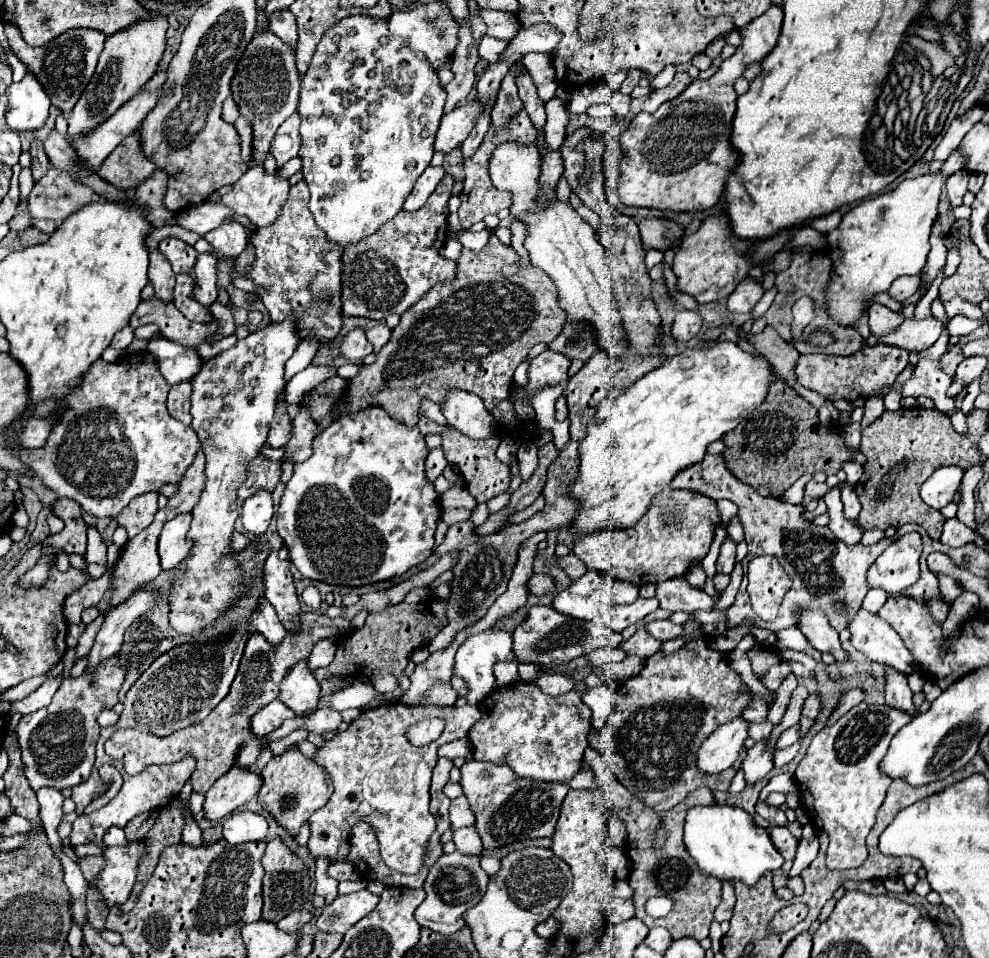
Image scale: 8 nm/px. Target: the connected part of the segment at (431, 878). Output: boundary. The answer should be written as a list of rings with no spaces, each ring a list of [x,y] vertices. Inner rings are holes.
[[[454,851],[454,853],[444,853],[428,869],[428,877],[424,881],[426,899],[414,913],[420,927],[428,927],[440,935],[450,935],[464,927],[462,915],[484,897],[490,879],[486,871],[480,867],[480,859],[482,855],[464,855],[460,851]]]

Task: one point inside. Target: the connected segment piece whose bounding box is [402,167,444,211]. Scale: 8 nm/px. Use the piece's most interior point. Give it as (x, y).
(429, 179)

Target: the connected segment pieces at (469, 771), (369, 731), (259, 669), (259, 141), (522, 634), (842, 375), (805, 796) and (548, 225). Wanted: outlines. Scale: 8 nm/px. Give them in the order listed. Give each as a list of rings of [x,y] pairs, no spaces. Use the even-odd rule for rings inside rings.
[[[466,761],[460,767],[460,785],[476,815],[476,831],[482,839],[484,851],[494,851],[498,847],[550,837],[554,833],[556,821],[560,817],[560,805],[570,791],[568,783],[546,783],[538,779],[516,777],[508,765]]]
[[[390,703],[362,711],[346,731],[336,733],[330,741],[318,747],[312,761],[330,773],[334,793],[330,801],[308,819],[310,839],[306,847],[314,861],[318,857],[326,857],[330,863],[346,859],[350,847],[350,831],[364,819],[376,831],[384,863],[390,869],[406,875],[416,873],[426,855],[424,845],[428,843],[436,825],[428,811],[430,777],[438,759],[436,749],[448,741],[468,737],[468,731],[476,719],[480,719],[480,711],[478,707],[470,705],[408,707],[402,703]],[[426,717],[444,719],[444,733],[424,747],[414,747],[406,739],[406,729]]]
[[[442,555],[442,559],[430,567],[424,569],[420,573],[416,573],[410,579],[404,579],[402,583],[386,589],[386,591],[372,591],[360,597],[360,601],[352,607],[346,607],[338,619],[330,619],[328,615],[322,613],[302,612],[300,626],[302,631],[298,635],[286,635],[284,643],[278,647],[278,651],[272,651],[272,647],[268,647],[268,641],[256,633],[248,639],[236,679],[230,687],[230,693],[222,699],[220,707],[216,707],[202,723],[194,723],[186,729],[174,731],[168,737],[156,737],[152,733],[142,733],[138,729],[118,729],[112,733],[112,737],[106,741],[104,749],[108,751],[108,755],[112,759],[120,759],[124,763],[124,769],[130,775],[140,773],[146,765],[166,765],[166,763],[174,763],[180,761],[184,755],[192,755],[196,759],[196,771],[192,773],[192,789],[196,793],[206,793],[212,783],[224,775],[224,771],[220,771],[220,767],[224,767],[224,763],[232,763],[232,755],[236,755],[236,743],[240,743],[240,739],[248,739],[248,719],[252,719],[252,713],[256,713],[260,707],[264,707],[264,703],[270,703],[272,699],[276,699],[276,691],[280,681],[284,679],[284,675],[290,671],[290,667],[296,663],[296,659],[304,659],[308,657],[314,645],[328,639],[328,637],[340,637],[342,633],[348,631],[350,627],[350,619],[354,619],[354,615],[358,615],[360,611],[384,611],[390,605],[398,605],[406,593],[414,587],[428,587],[440,573],[448,571],[452,567],[452,563],[456,563],[456,557],[452,555]]]
[[[270,31],[256,33],[236,65],[230,89],[240,115],[252,125],[252,165],[264,165],[274,133],[298,107],[300,73],[296,69],[296,51]]]
[[[534,605],[528,609],[526,619],[514,629],[514,665],[532,663],[532,665],[562,665],[580,655],[586,655],[596,649],[614,649],[620,647],[622,635],[604,627],[602,623],[580,621],[568,615],[558,613],[550,605]]]
[[[866,345],[856,355],[850,357],[830,357],[830,355],[800,355],[794,367],[794,375],[798,383],[806,389],[820,393],[822,397],[836,401],[846,399],[854,401],[860,397],[868,397],[868,393],[878,391],[880,387],[890,387],[898,377],[898,367],[908,365],[908,353],[898,351],[898,347],[888,345]]]
[[[866,701],[852,707],[844,717],[840,717],[832,727],[824,727],[810,743],[806,757],[800,761],[794,777],[800,787],[800,803],[808,813],[812,825],[818,831],[828,833],[828,869],[854,869],[860,867],[866,859],[866,837],[876,821],[876,811],[886,797],[886,789],[892,783],[886,775],[880,775],[878,763],[882,755],[888,751],[892,737],[912,719],[904,715],[904,711],[896,711],[888,705],[870,705]]]
[[[500,143],[492,151],[488,173],[494,189],[512,195],[510,217],[520,219],[528,229],[524,247],[528,251],[530,265],[542,269],[552,279],[558,291],[558,305],[566,311],[566,321],[590,325],[596,333],[598,347],[604,349],[610,359],[616,361],[624,357],[628,331],[620,315],[604,247],[594,229],[568,203],[558,201],[556,191],[540,189],[540,153],[536,143]]]

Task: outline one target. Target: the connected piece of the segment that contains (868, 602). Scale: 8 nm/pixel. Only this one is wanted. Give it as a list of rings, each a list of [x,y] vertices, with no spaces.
[[[870,589],[863,600],[862,607],[877,614],[887,600],[887,593],[881,589]]]

